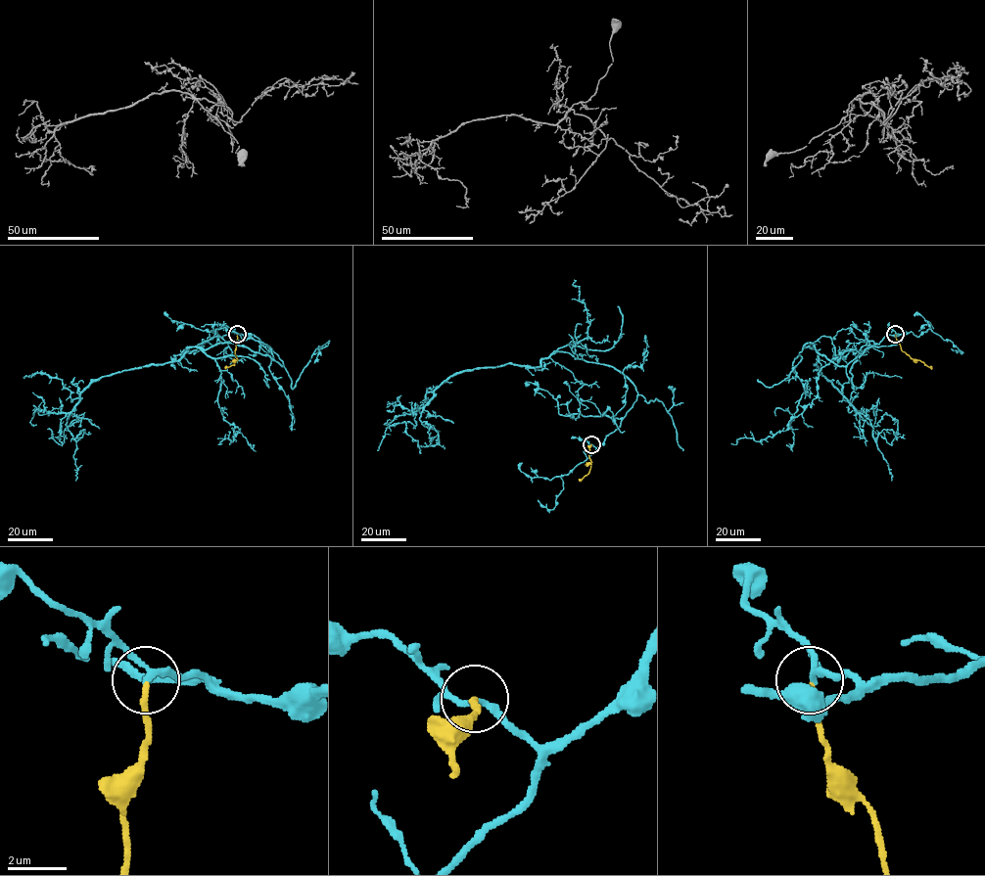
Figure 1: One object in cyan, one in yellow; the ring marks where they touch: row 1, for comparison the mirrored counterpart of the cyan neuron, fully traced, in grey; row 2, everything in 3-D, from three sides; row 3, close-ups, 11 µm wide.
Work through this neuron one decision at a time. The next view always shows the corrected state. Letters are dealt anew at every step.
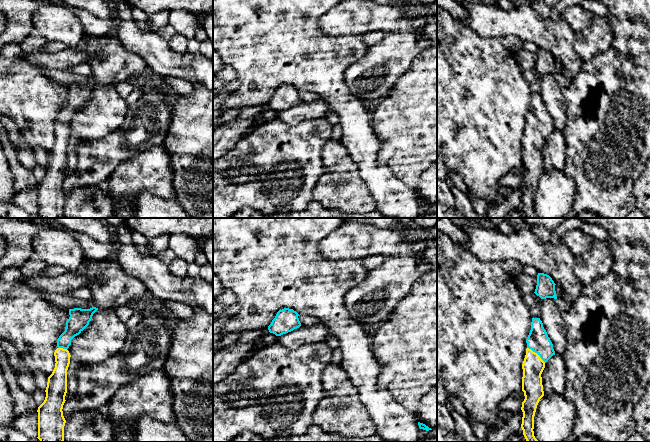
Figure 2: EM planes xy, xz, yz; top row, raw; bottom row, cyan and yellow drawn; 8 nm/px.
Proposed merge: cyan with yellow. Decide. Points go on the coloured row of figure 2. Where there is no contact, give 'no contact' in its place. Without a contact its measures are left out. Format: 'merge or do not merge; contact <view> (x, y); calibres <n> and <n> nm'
merge; contact yz (536, 352); calibres 180 and 170 nm

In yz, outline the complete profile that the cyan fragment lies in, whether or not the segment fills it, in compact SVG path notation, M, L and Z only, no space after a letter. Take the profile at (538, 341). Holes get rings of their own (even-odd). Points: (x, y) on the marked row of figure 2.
M532 318L531 330L526 339L527 349L526 355L522 364L523 377L522 377L522 391L524 392L525 399L522 402L521 410L523 412L521 428L523 435L527 442L539 442L534 436L534 416L537 405L540 399L544 396L542 377L541 374L545 368L545 363L555 355L553 344L543 327L540 318Z

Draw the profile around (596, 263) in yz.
M594 238L591 248L576 257L575 276L583 286L588 285L607 275L611 270L612 261L608 244Z

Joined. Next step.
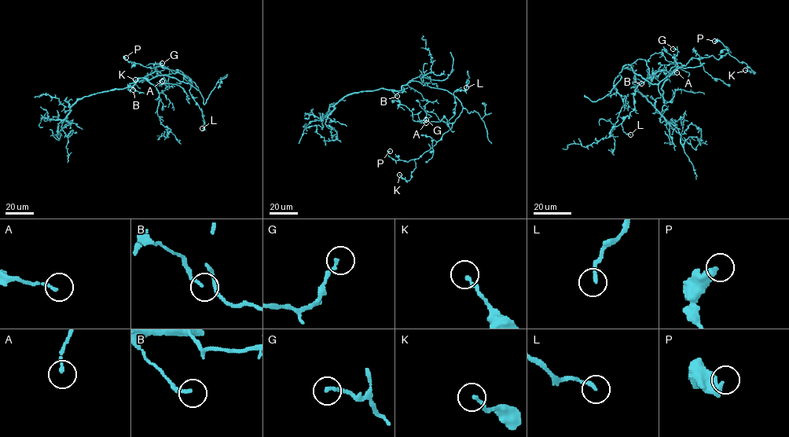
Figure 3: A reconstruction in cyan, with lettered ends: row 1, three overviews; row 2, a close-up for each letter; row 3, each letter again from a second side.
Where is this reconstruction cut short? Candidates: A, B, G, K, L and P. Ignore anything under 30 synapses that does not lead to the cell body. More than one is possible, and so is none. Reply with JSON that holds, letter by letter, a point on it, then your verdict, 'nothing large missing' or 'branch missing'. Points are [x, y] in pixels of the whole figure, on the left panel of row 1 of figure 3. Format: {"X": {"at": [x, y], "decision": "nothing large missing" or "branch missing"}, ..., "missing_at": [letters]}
{"A": {"at": [162, 81], "decision": "nothing large missing"}, "B": {"at": [133, 89], "decision": "nothing large missing"}, "G": {"at": [162, 63], "decision": "nothing large missing"}, "K": {"at": [135, 79], "decision": "nothing large missing"}, "L": {"at": [202, 128], "decision": "nothing large missing"}, "P": {"at": [126, 57], "decision": "nothing large missing"}, "missing_at": []}

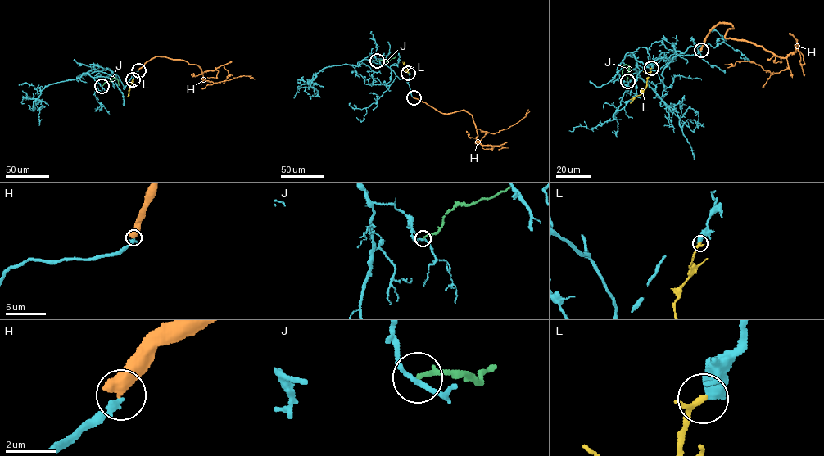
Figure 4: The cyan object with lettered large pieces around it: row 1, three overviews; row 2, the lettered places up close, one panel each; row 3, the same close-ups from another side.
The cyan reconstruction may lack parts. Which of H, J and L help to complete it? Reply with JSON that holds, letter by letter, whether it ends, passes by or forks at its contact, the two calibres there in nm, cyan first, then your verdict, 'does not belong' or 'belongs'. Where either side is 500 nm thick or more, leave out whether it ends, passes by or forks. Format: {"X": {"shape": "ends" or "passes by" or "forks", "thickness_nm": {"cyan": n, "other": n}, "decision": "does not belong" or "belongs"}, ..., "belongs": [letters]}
{"H": {"thickness_nm": {"cyan": 280, "other": 600}, "decision": "does not belong"}, "J": {"shape": "ends", "thickness_nm": {"cyan": 180, "other": 180}, "decision": "does not belong"}, "L": {"thickness_nm": {"cyan": 500, "other": 280}, "decision": "belongs"}, "belongs": ["L"]}

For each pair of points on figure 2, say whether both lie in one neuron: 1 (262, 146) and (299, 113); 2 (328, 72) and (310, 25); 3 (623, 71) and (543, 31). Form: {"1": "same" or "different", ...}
{"1": "different", "2": "same", "3": "different"}

